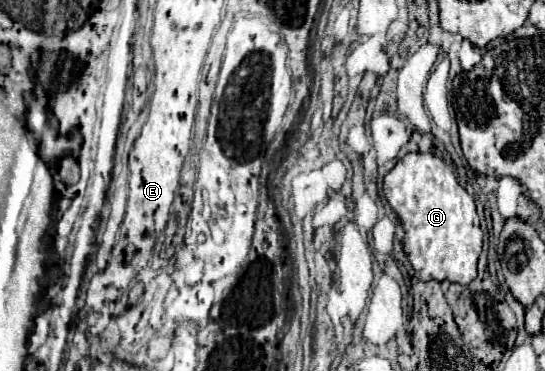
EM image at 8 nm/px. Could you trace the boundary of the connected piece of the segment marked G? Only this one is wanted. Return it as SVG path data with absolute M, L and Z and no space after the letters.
M407 153L383 179L383 193L405 229L403 249L421 281L451 281L469 285L477 277L483 233L473 197L457 183L441 157Z

